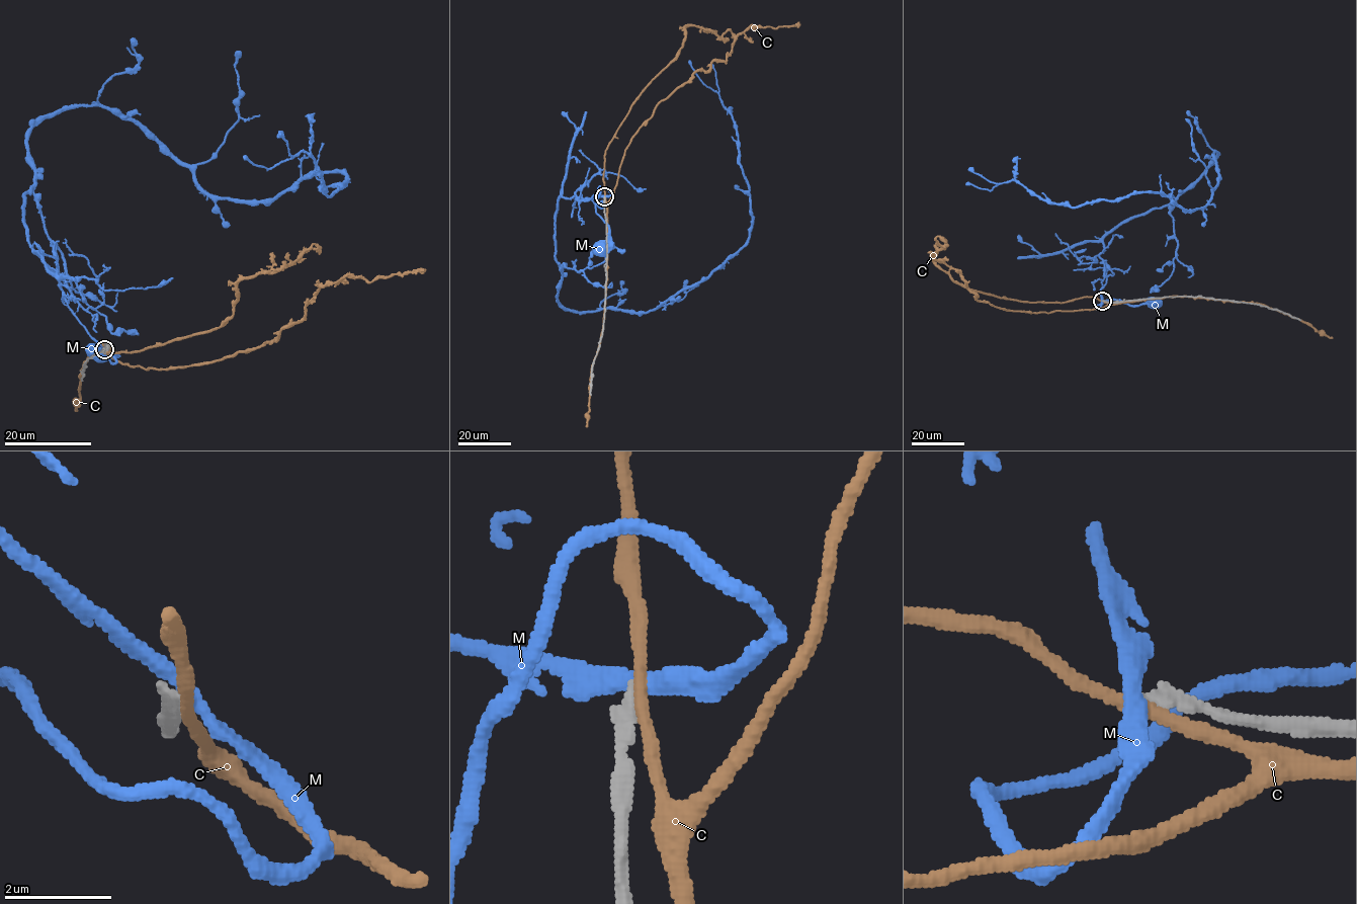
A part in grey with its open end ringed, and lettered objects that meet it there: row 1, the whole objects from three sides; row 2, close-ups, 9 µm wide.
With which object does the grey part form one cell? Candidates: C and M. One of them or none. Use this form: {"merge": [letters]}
{"merge": []}

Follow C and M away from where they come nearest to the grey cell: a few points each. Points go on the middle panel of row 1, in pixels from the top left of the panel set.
C: (604, 197), (613, 193), (630, 140), (661, 101), (694, 73), (725, 61), (751, 25), (800, 24)
M: (604, 196), (611, 193), (602, 189), (595, 212), (608, 227), (607, 243), (598, 250)

